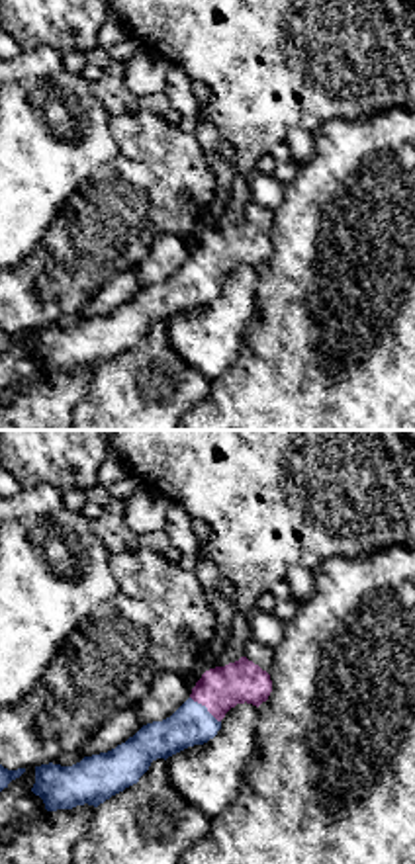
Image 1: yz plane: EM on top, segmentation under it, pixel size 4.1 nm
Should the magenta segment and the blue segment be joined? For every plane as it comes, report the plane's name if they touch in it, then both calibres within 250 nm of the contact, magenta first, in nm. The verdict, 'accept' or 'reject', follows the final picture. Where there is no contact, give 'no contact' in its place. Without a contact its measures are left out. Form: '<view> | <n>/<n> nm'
yz | 180/170 nm

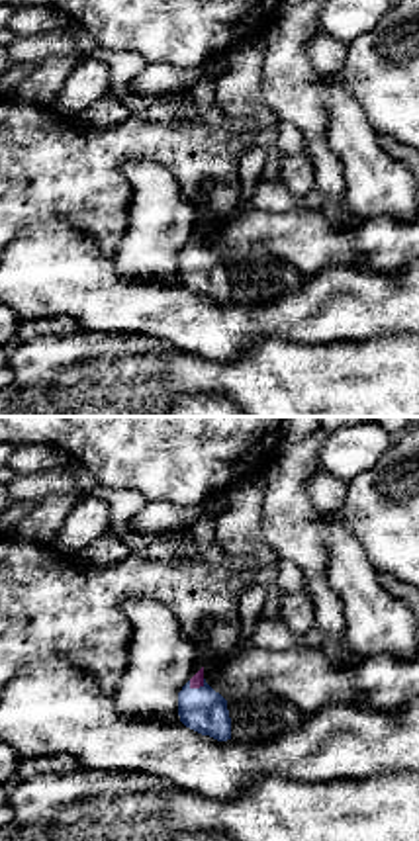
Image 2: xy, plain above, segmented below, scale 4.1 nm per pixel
xy | 60/190 nm

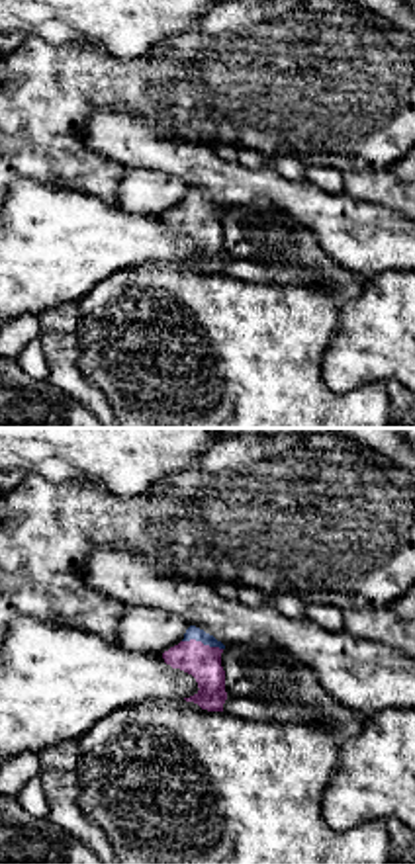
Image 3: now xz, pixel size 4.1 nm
xz | 140/60 nm

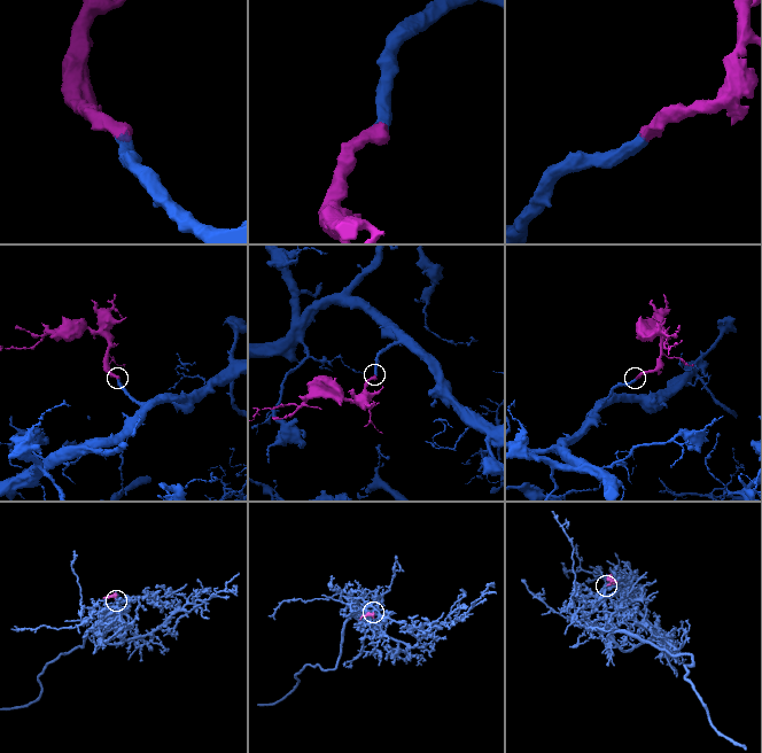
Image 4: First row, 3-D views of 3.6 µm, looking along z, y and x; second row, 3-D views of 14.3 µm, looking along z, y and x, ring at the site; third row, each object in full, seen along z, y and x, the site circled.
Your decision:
accept

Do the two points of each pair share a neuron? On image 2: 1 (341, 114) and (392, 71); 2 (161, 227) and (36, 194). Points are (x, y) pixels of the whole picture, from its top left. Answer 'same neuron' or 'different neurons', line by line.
1: different neurons
2: different neurons

